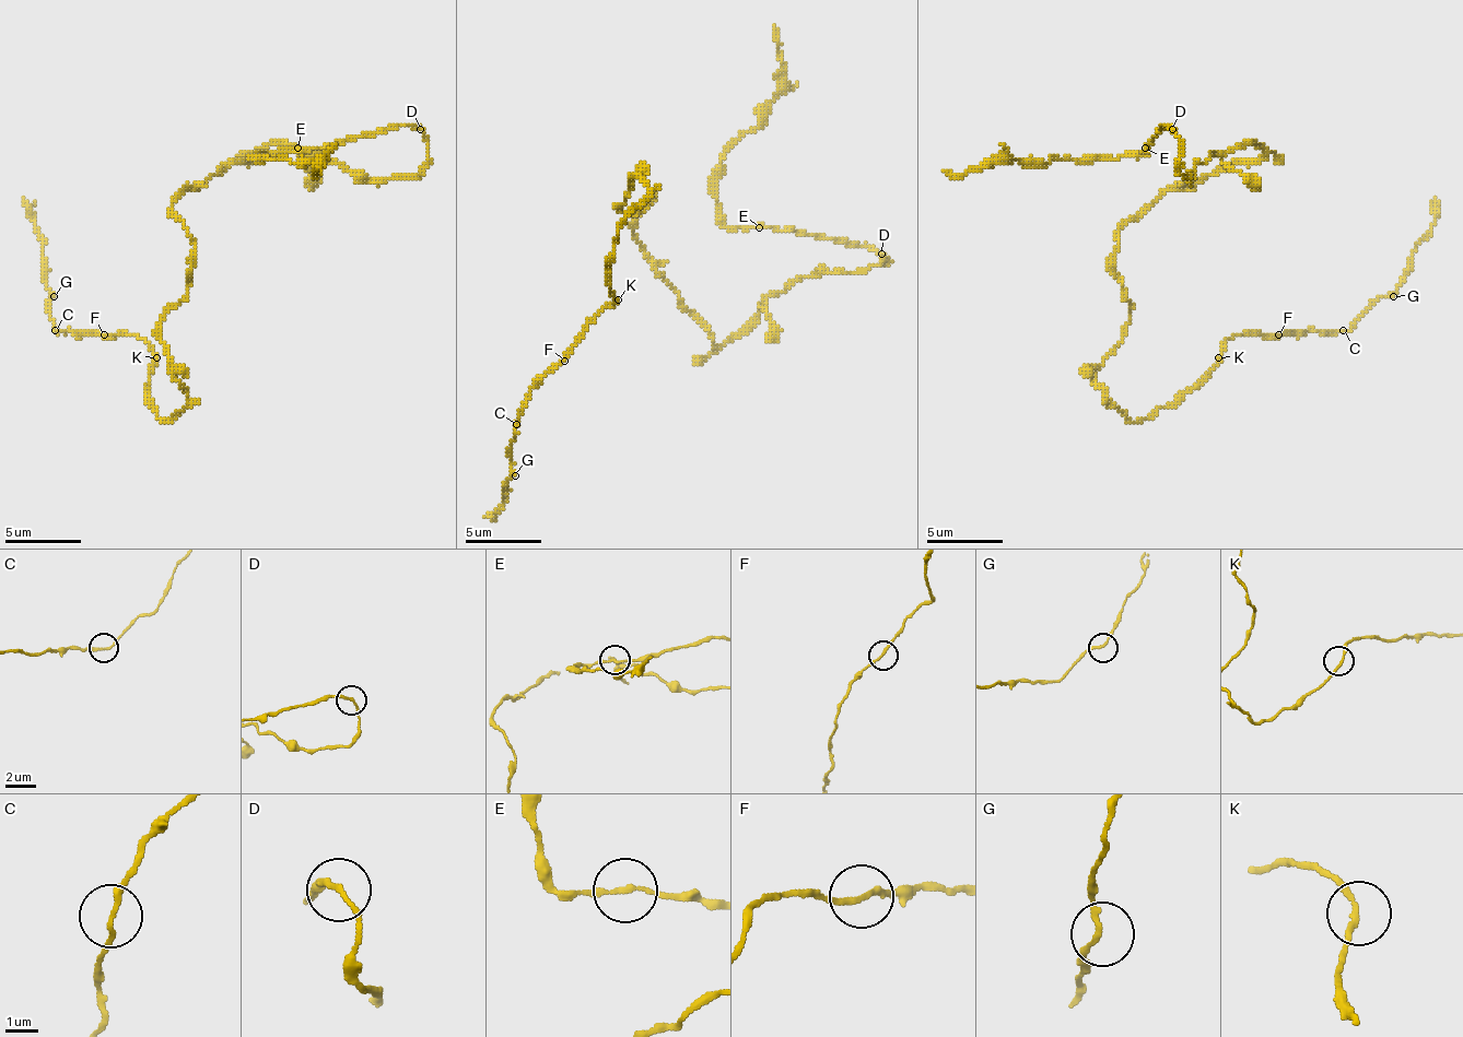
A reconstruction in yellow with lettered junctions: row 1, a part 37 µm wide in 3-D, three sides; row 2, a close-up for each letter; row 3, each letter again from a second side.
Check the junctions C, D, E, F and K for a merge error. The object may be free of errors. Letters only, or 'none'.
none

